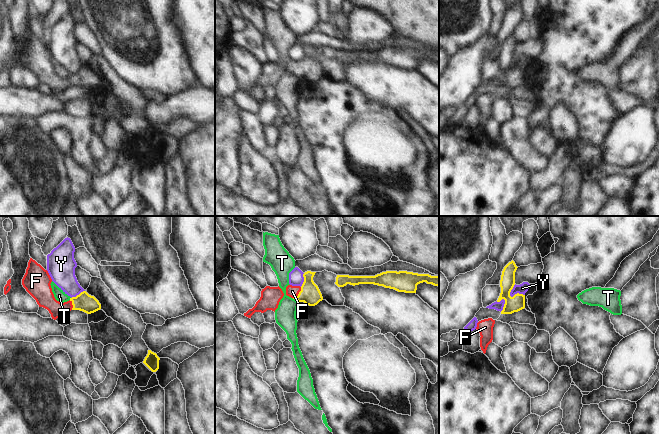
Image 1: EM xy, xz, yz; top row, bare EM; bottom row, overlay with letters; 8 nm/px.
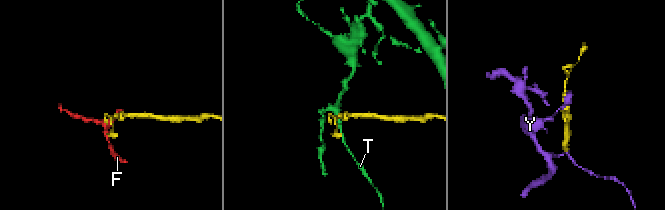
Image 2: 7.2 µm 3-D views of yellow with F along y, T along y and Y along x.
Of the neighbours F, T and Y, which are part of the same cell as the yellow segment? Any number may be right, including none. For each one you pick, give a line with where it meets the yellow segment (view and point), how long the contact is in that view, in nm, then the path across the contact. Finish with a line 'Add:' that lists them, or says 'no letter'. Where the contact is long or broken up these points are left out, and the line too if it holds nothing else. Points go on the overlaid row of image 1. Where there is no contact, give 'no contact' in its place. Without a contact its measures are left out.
F: meets yellow in xz at (299, 293); contact 120 nm long; runs through xz (310, 294), (299, 293), (292, 291)
Add: F

